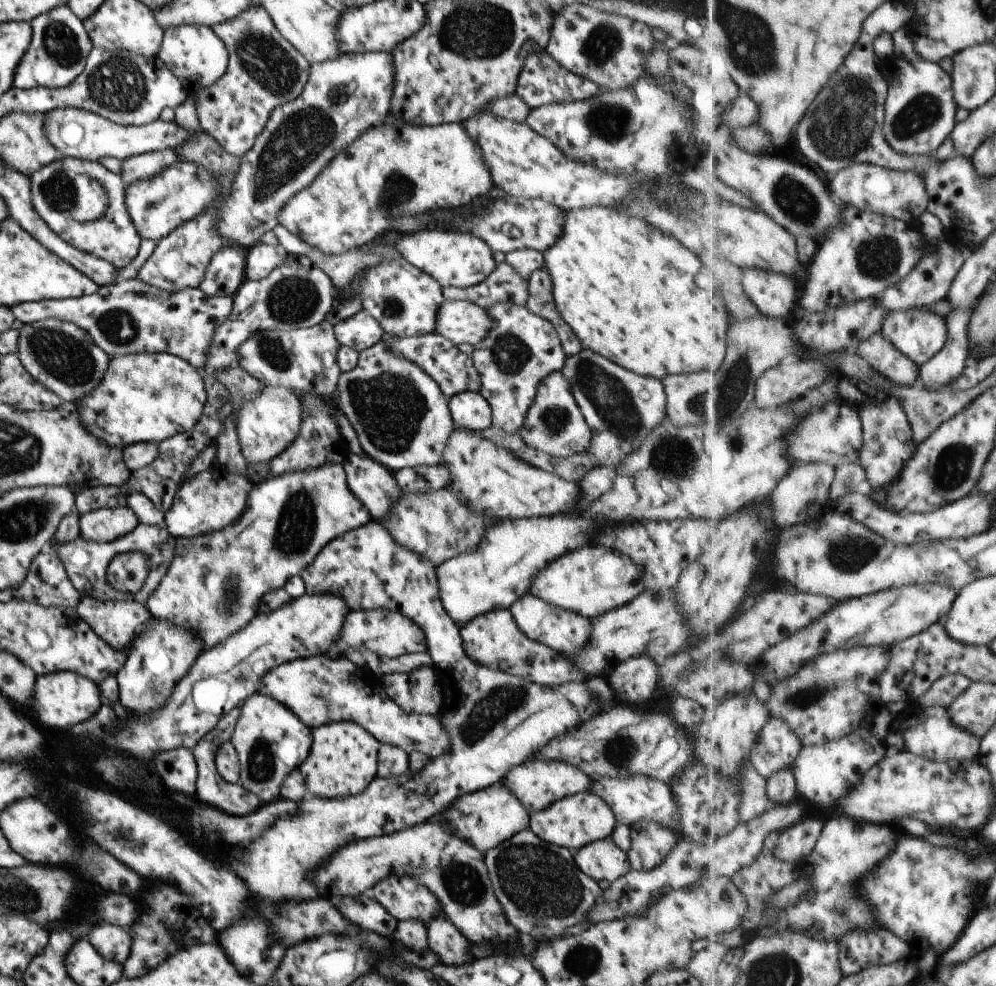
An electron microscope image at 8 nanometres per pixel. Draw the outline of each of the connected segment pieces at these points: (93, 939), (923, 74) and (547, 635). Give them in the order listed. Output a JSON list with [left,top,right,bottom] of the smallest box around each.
[[85,922,132,964],[879,56,960,156],[509,593,591,656]]

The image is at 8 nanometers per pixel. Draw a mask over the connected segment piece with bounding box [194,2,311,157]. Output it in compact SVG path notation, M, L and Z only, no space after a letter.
M258 2L250 4L235 19L216 24L212 30L226 45L228 70L216 84L194 95L196 114L204 132L217 139L226 152L241 157L254 146L270 112L300 96L311 64L278 32L270 14Z

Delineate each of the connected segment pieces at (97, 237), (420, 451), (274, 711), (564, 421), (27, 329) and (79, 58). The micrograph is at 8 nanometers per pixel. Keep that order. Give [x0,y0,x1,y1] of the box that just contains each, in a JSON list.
[[30,157,143,269],[337,335,454,471],[231,692,312,802],[520,371,592,458],[17,318,111,403],[13,5,94,89]]

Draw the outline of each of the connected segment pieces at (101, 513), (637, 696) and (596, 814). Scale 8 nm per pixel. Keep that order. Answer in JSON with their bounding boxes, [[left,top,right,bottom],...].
[[79,506,138,543],[610,651,658,704],[529,791,618,852]]

